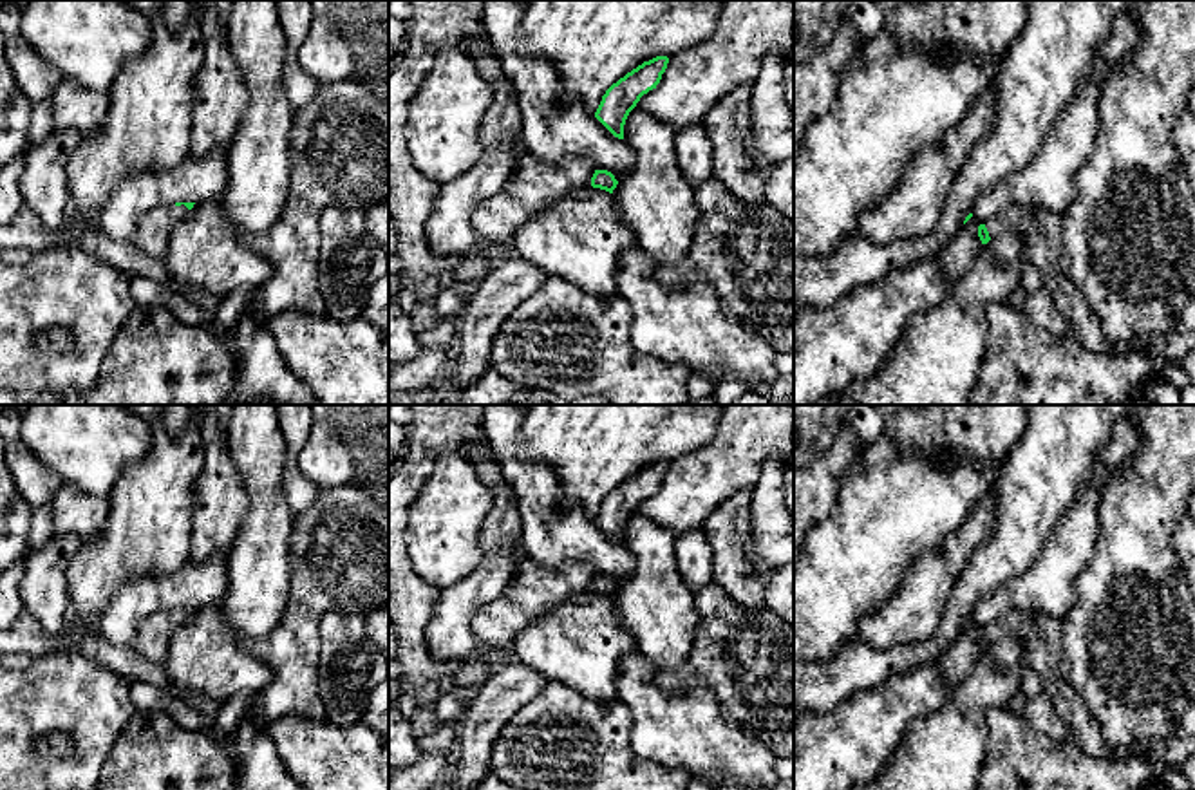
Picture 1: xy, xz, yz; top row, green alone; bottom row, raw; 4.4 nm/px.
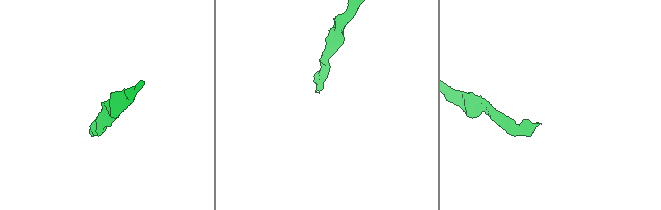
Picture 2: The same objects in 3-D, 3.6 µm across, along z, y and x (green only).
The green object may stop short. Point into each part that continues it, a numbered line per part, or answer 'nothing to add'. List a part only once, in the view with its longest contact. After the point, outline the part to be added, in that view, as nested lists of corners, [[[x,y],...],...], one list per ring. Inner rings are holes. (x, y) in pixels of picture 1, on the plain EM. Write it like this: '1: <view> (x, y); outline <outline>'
1: xy (152, 642); outline [[[159,609],[141,625],[134,640],[134,651],[152,663],[165,663],[170,638],[190,615],[181,609]]]

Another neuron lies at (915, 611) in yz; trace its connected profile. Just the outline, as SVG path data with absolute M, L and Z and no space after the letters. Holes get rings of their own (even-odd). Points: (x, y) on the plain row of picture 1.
M998 486L973 510L964 526L944 541L940 553L915 560L893 598L861 618L857 640L879 649L927 640L938 629L951 591L974 551L991 539L996 508Z

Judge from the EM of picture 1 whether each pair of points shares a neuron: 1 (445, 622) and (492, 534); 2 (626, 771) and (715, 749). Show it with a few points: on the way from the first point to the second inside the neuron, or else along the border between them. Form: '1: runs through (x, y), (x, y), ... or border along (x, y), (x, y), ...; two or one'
1: runs through (465, 601), (492, 573), (492, 555); one
2: border along (630, 731), (630, 745), (640, 758), (684, 771); two

